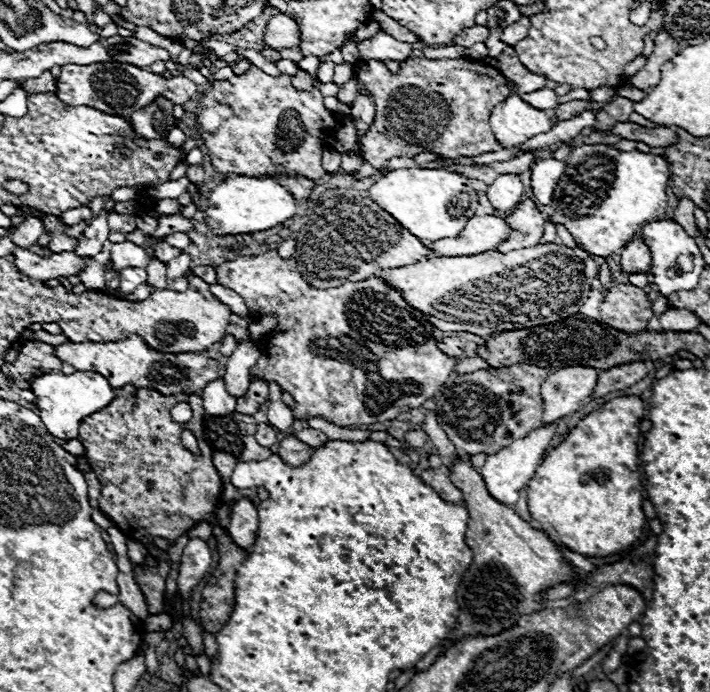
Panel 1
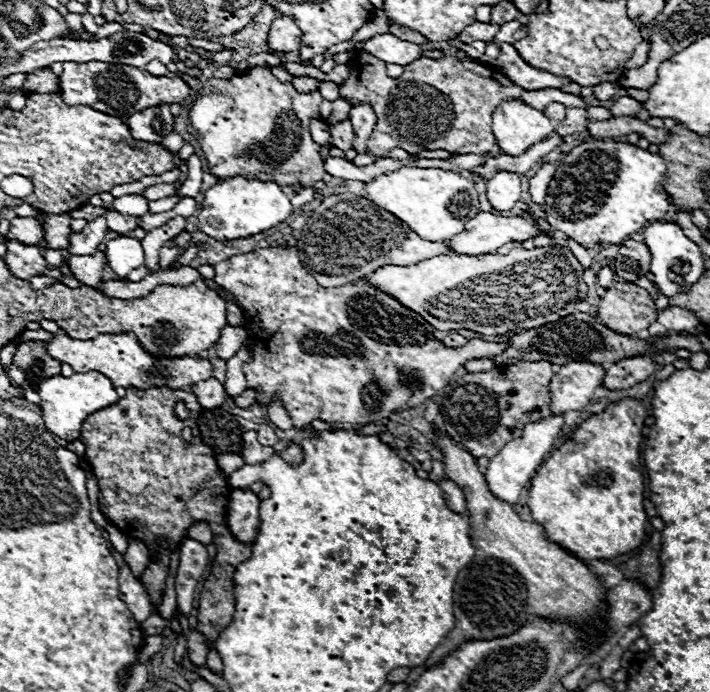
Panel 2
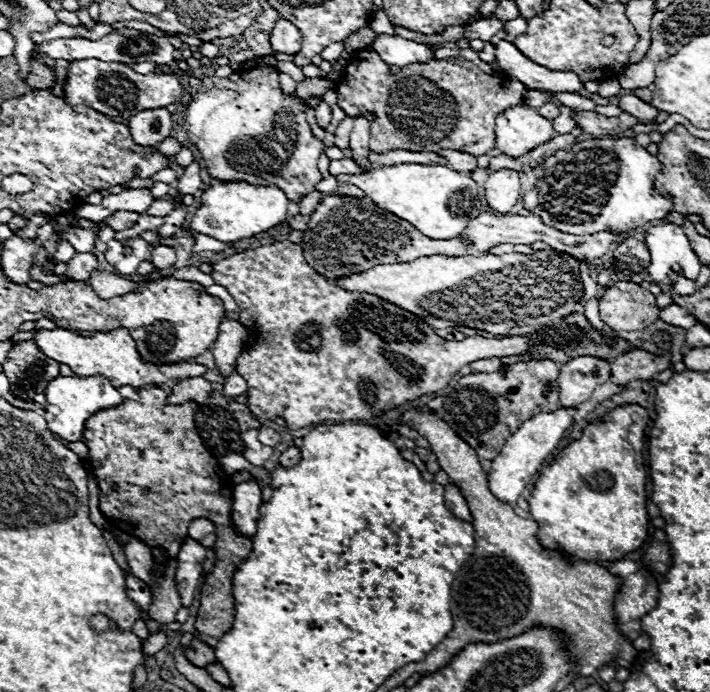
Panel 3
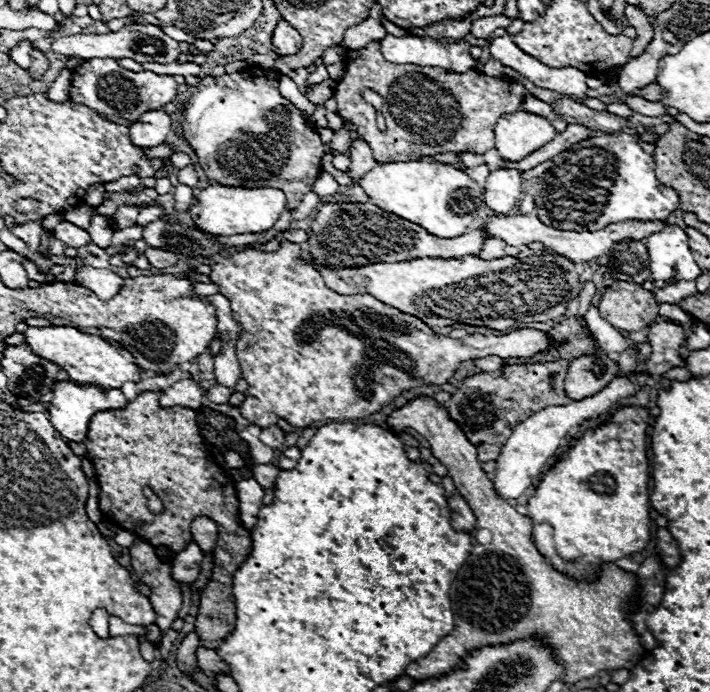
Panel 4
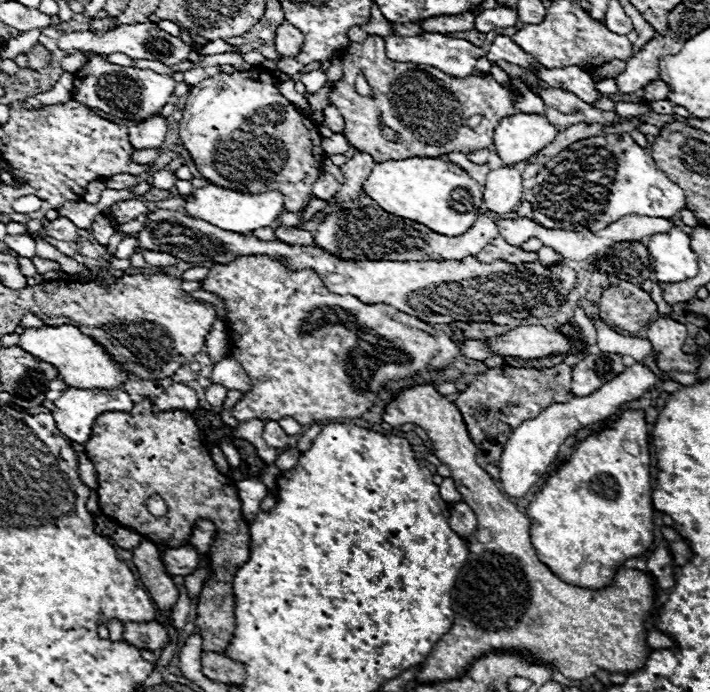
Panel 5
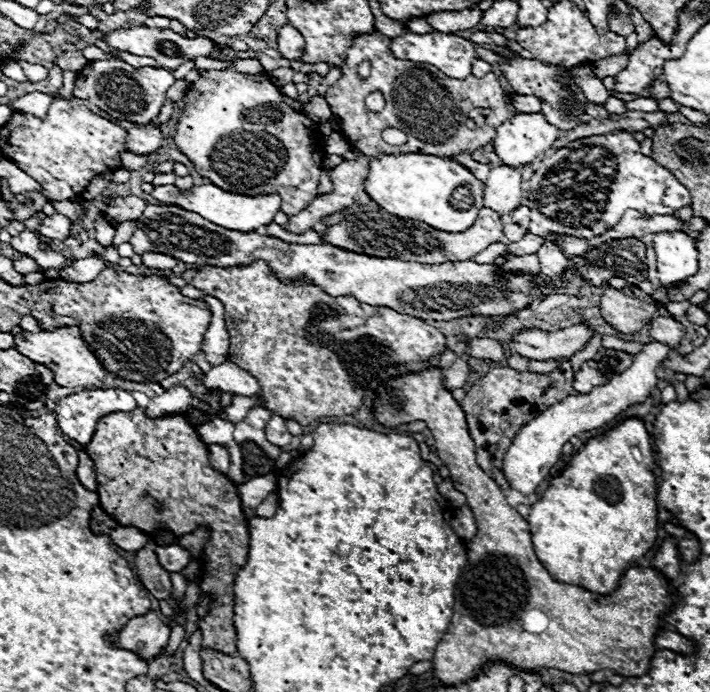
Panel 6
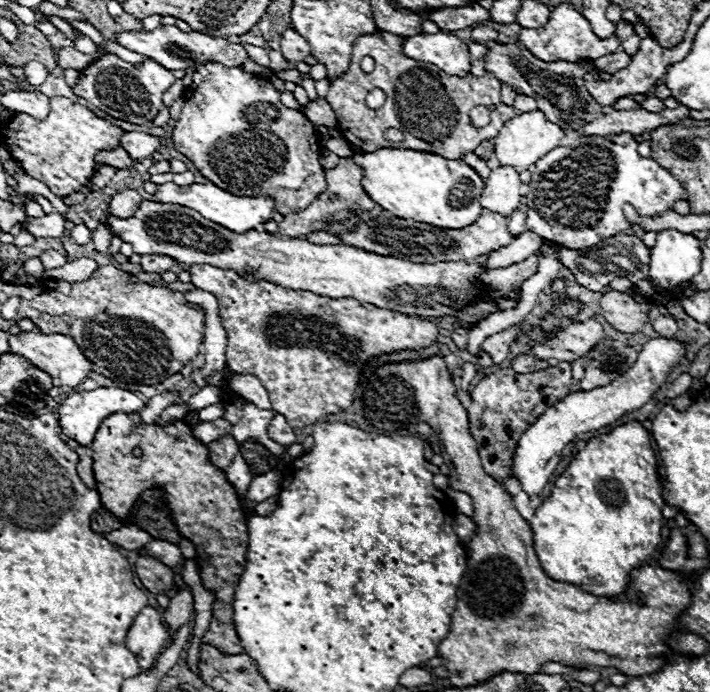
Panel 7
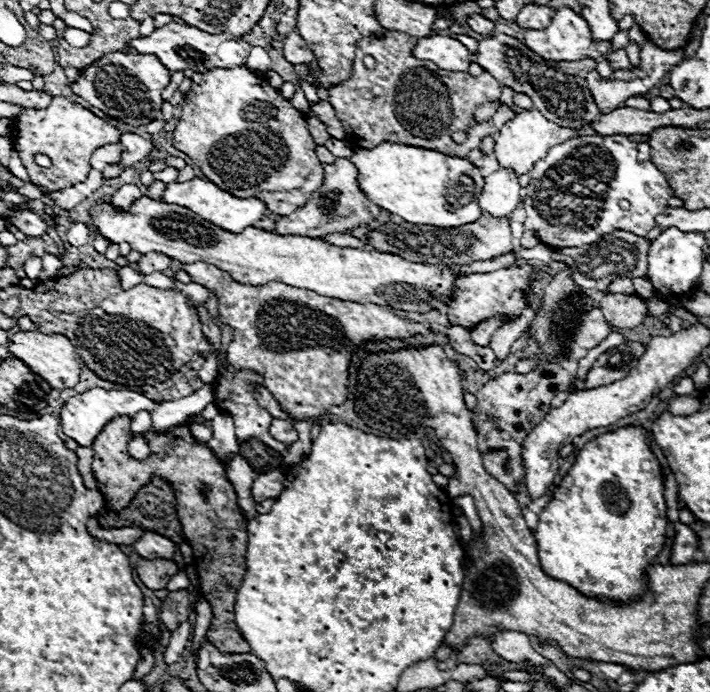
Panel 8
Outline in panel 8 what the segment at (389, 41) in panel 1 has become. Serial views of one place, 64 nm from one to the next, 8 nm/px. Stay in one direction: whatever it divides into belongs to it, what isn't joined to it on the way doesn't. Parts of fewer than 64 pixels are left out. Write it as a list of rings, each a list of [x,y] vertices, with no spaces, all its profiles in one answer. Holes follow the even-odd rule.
[[[450,36],[420,38],[414,48],[414,56],[434,62],[442,70],[466,72],[470,66],[470,52],[466,50],[464,44]]]

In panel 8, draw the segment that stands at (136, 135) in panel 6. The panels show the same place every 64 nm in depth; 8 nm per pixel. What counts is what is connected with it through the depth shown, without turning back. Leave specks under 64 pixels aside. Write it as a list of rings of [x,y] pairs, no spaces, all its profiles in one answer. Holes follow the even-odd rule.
[[[130,132],[122,134],[120,144],[122,144],[120,160],[144,160],[152,150],[150,140],[144,140],[144,138],[140,138],[136,134],[130,134]]]

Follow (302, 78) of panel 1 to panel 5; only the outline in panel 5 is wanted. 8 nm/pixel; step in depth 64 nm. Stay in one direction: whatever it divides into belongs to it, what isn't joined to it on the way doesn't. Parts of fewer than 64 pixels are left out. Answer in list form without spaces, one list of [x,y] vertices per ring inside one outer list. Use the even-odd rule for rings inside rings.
[[[326,82],[324,88],[320,88],[316,94],[308,94],[308,104],[310,104],[310,114],[316,114],[316,112],[324,112],[324,108],[328,106],[328,88],[332,84]]]

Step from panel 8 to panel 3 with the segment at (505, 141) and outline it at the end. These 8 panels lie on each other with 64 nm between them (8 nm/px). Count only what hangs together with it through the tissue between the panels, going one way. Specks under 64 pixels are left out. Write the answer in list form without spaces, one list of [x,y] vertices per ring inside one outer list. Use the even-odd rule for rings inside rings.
[[[514,106],[496,118],[496,148],[512,158],[524,156],[558,132],[530,106]]]

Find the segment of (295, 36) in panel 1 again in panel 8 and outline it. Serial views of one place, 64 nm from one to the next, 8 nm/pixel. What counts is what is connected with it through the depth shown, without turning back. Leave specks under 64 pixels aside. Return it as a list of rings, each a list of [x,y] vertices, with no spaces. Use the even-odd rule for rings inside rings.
[[[290,32],[284,40],[284,58],[286,62],[298,66],[298,64],[308,64],[314,60],[314,54],[310,52],[310,46],[306,44],[306,40],[302,40],[302,36],[298,36],[296,32]]]

